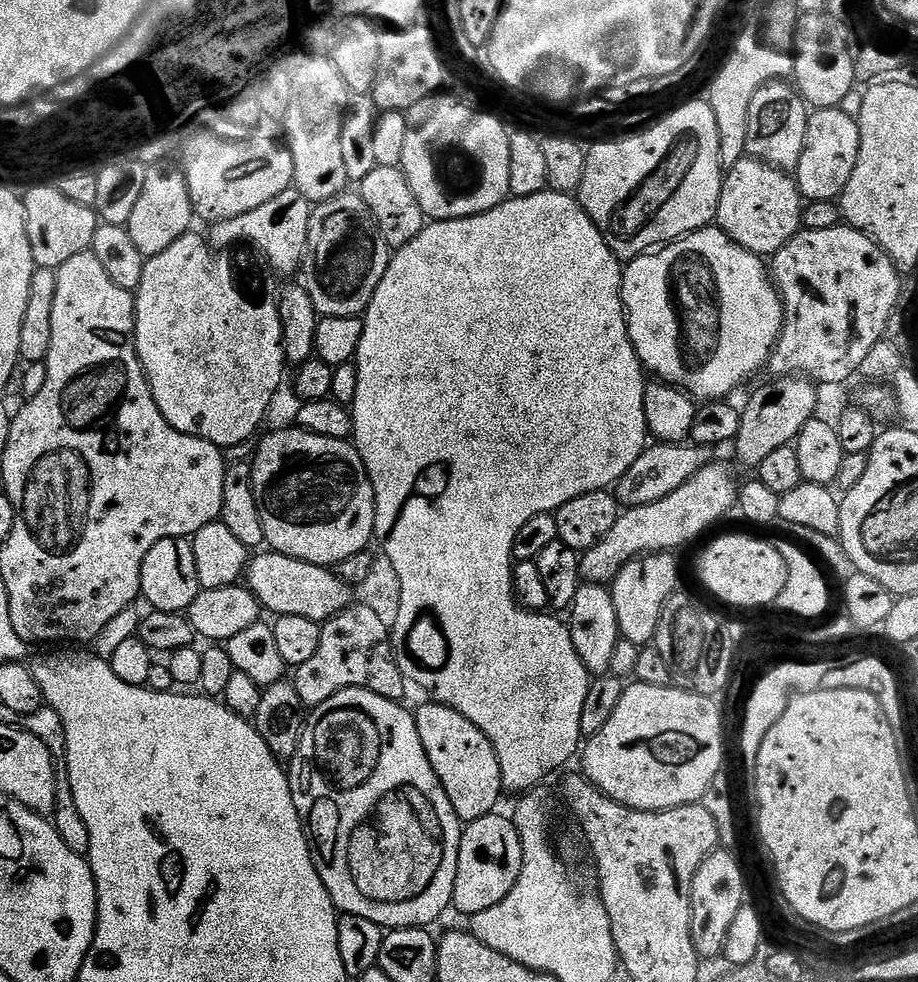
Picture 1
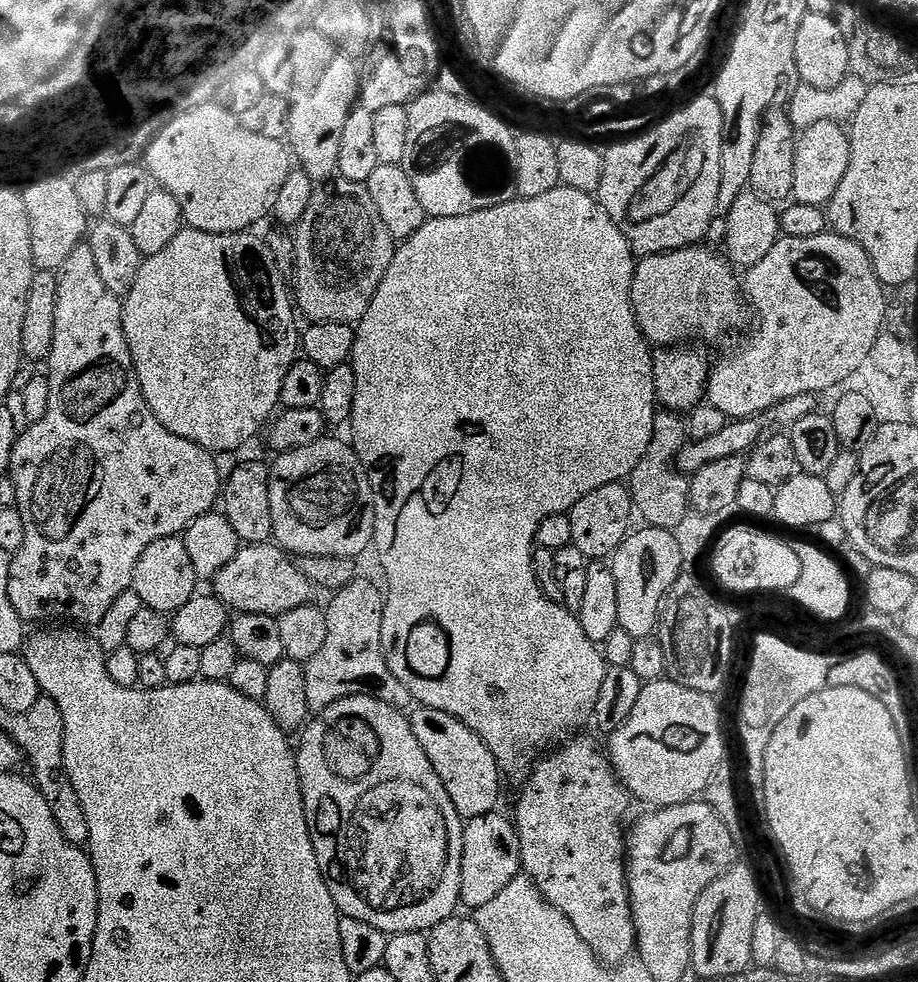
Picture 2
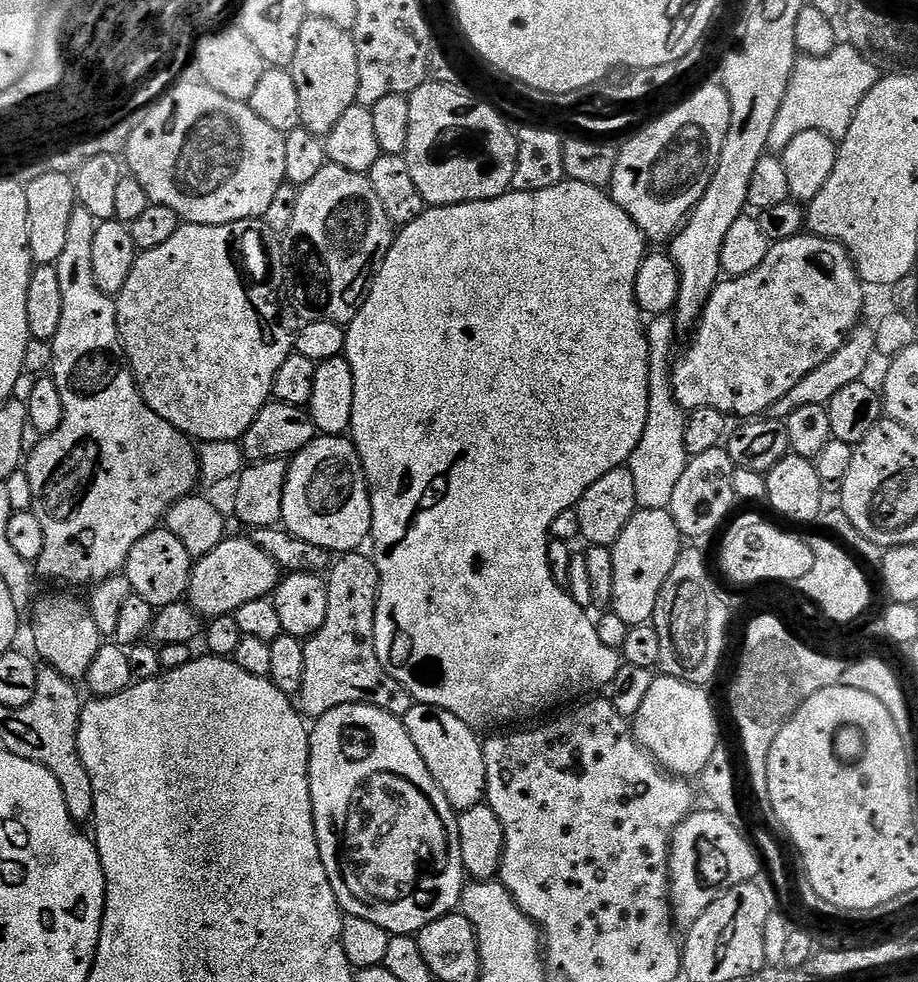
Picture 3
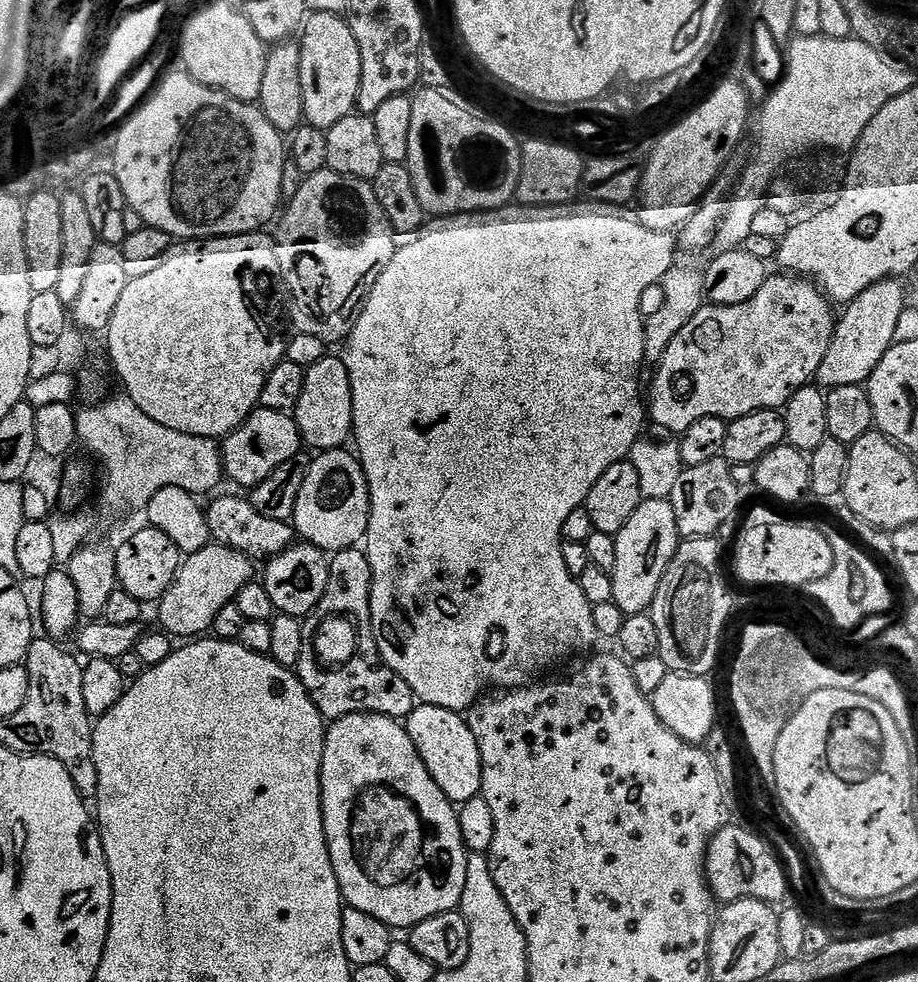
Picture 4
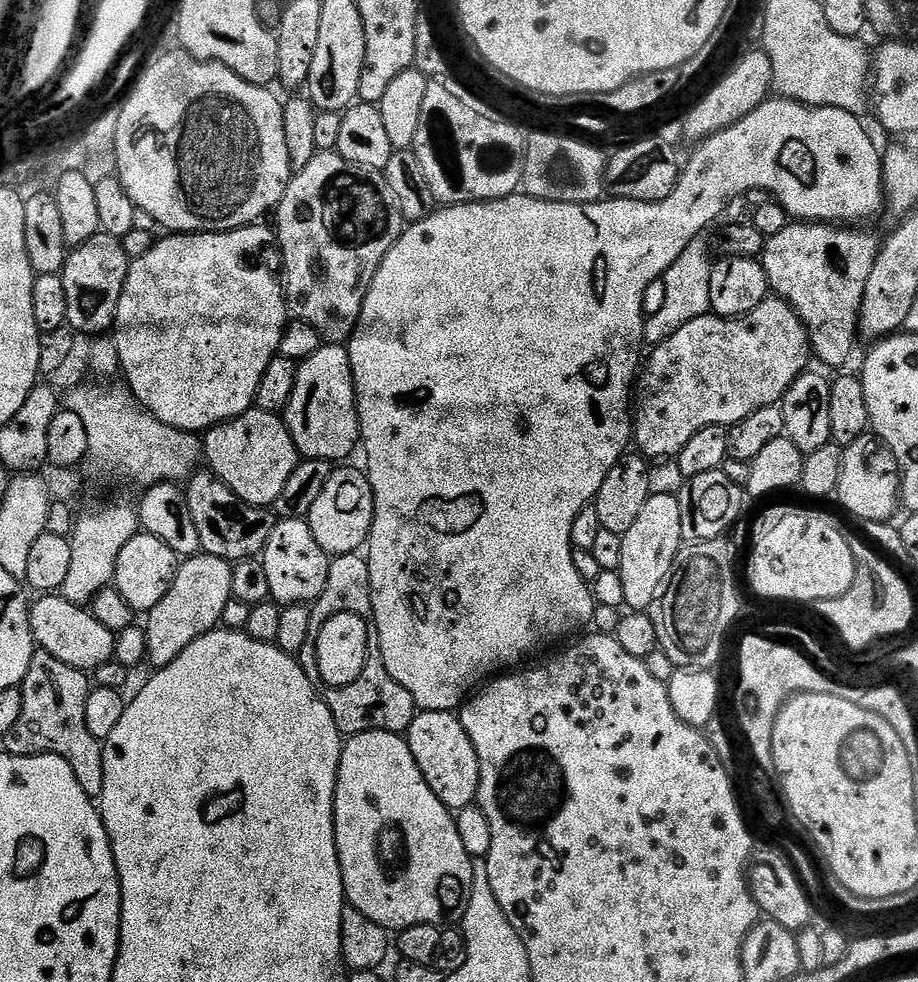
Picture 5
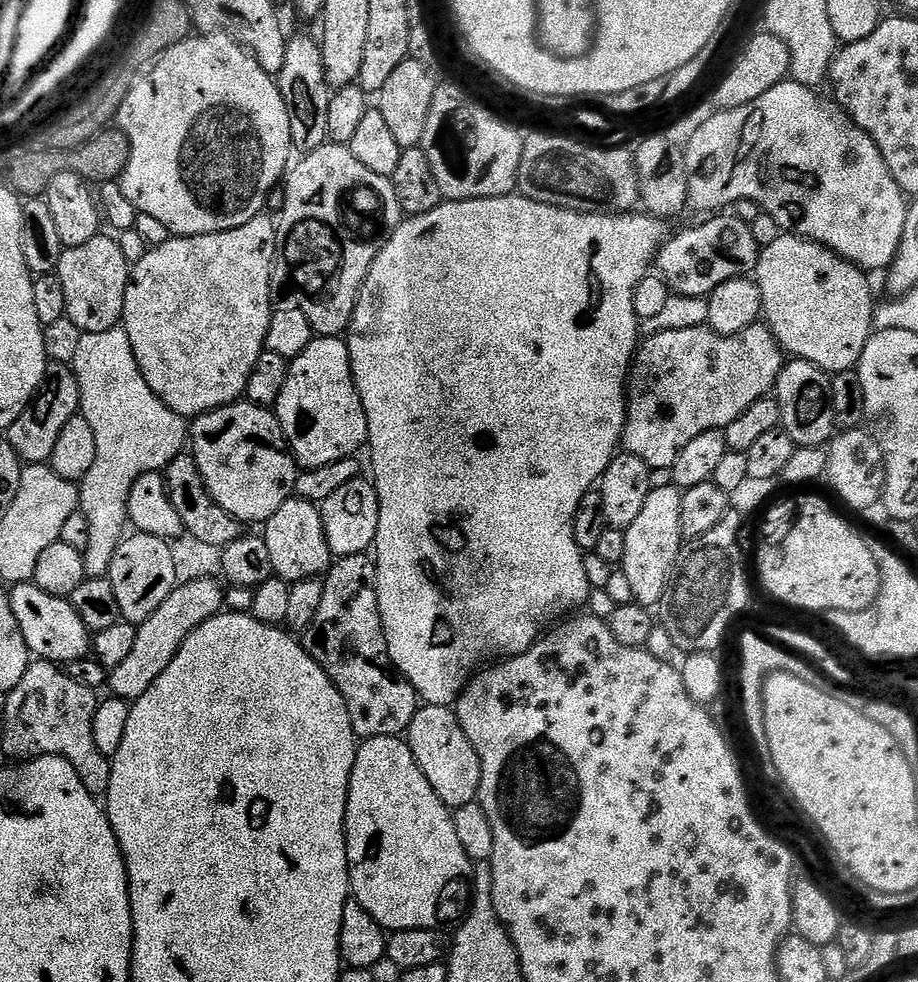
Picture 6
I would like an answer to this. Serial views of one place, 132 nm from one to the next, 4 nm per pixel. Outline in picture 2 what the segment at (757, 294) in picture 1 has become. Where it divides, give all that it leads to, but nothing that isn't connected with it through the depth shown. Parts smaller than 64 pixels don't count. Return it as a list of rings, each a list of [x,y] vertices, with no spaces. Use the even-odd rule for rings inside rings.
[[[693,246],[691,248],[679,248],[676,252],[663,252],[660,256],[645,256],[637,263],[636,273],[632,279],[632,309],[636,312],[636,321],[640,327],[640,333],[644,335],[645,340],[652,346],[680,346],[685,342],[700,342],[696,340],[705,340],[712,344],[715,340],[723,338],[727,332],[732,332],[740,324],[740,300],[742,304],[742,284],[732,271],[733,265],[719,251],[711,252],[705,246]]]

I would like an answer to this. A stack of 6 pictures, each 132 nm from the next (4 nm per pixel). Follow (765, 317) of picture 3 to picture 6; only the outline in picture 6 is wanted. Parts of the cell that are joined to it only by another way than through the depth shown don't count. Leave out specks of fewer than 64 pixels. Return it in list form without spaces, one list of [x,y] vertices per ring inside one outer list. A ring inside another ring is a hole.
[[[764,322],[751,324],[733,336],[719,336],[705,326],[690,330],[653,332],[644,339],[639,341],[628,374],[628,417],[624,423],[622,448],[631,456],[642,458],[642,462],[646,462],[646,466],[653,470],[671,469],[682,446],[687,446],[693,438],[698,438],[698,434],[711,428],[727,428],[730,422],[734,422],[734,418],[750,410],[754,402],[765,399],[775,389],[776,380],[786,363],[784,349]]]

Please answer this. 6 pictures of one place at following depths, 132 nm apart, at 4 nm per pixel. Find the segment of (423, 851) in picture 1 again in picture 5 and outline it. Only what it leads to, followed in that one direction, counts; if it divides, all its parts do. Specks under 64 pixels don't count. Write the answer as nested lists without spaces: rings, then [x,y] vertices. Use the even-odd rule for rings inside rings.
[[[363,732],[345,739],[334,798],[334,834],[347,903],[366,914],[370,922],[389,930],[403,930],[423,924],[443,925],[447,916],[463,913],[472,889],[474,857],[466,854],[455,815],[422,778],[403,735]]]

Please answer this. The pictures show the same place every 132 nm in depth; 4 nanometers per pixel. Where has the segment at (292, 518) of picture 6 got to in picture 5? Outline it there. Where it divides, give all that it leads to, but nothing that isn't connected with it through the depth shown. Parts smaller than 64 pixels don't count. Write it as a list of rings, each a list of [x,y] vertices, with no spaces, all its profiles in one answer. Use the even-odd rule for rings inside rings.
[[[277,519],[272,526],[272,533],[266,542],[262,559],[266,566],[266,578],[270,581],[269,597],[277,605],[306,604],[311,605],[326,590],[326,574],[330,557],[328,553],[314,542],[307,519]]]

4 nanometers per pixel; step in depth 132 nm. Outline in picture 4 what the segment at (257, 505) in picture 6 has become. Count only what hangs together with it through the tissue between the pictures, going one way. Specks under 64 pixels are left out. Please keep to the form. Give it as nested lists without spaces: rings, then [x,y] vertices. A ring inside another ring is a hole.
[[[257,407],[241,428],[236,428],[229,436],[223,437],[224,471],[228,480],[232,479],[245,490],[251,490],[270,478],[270,474],[274,474],[278,466],[282,466],[287,460],[297,459],[301,455],[300,448],[302,449],[300,431],[289,413]]]

